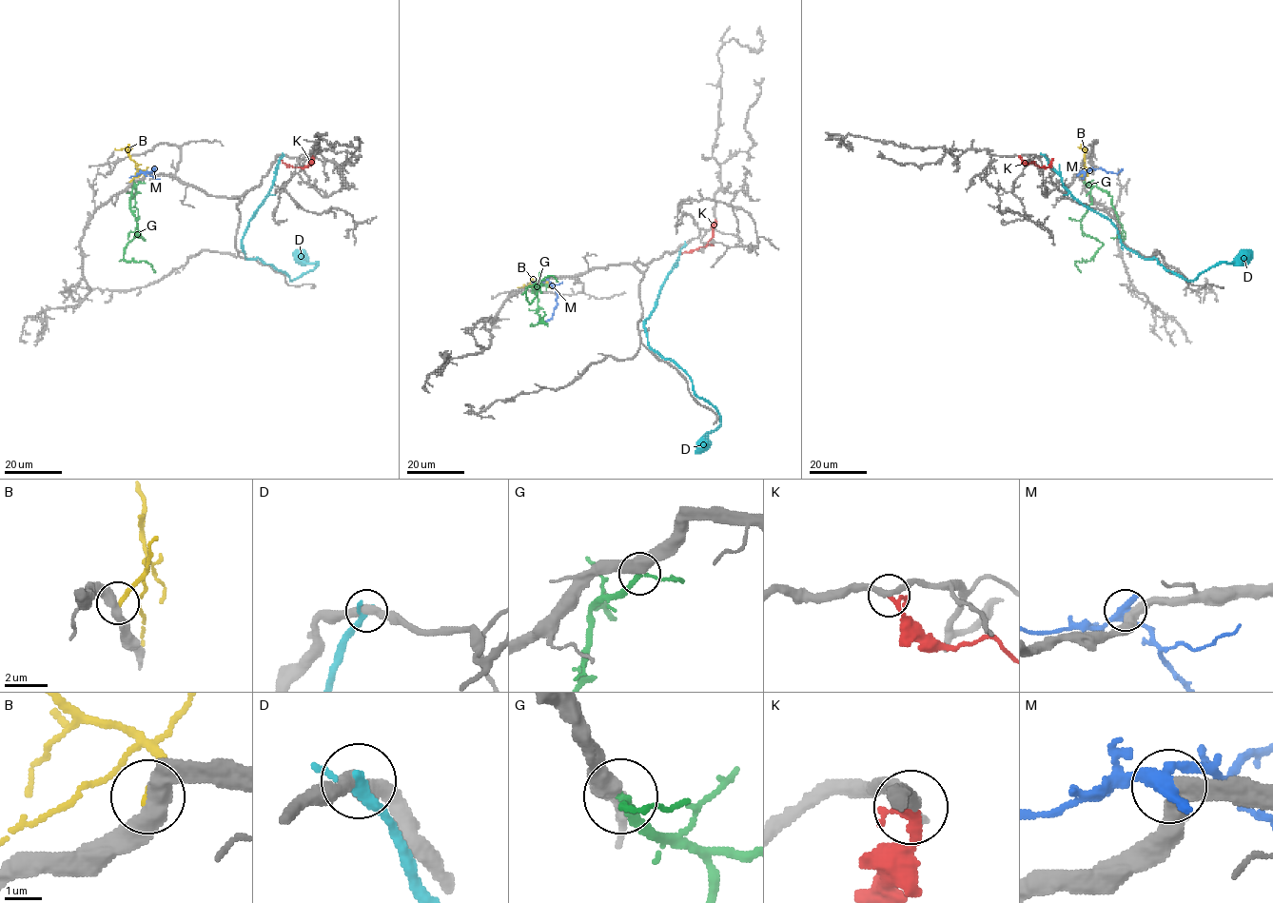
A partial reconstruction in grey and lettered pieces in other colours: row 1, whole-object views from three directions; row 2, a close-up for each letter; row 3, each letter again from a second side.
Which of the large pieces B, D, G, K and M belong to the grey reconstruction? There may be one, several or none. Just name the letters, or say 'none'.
G

